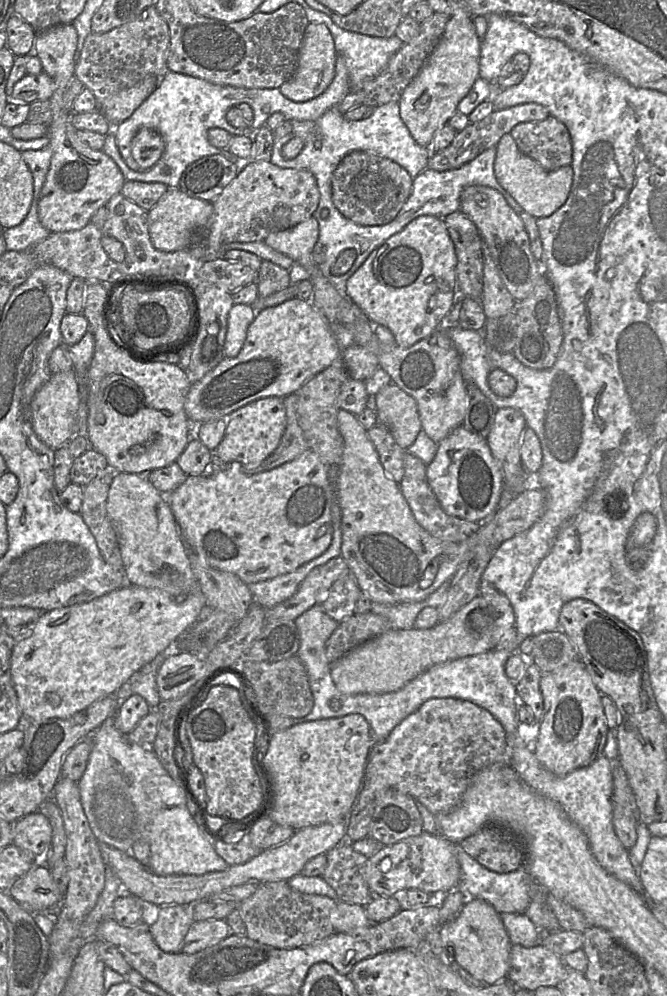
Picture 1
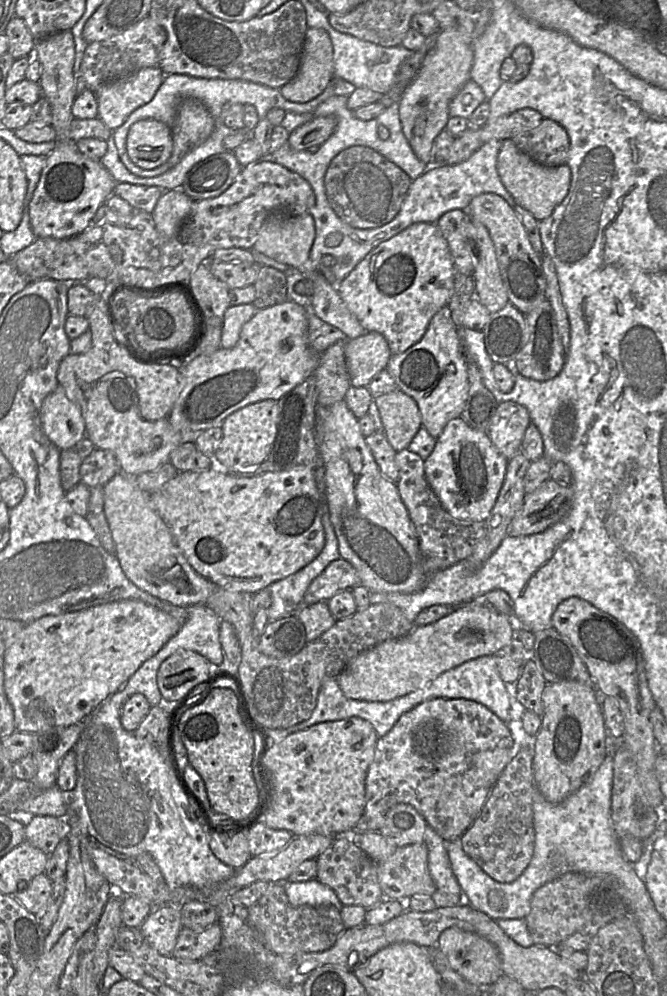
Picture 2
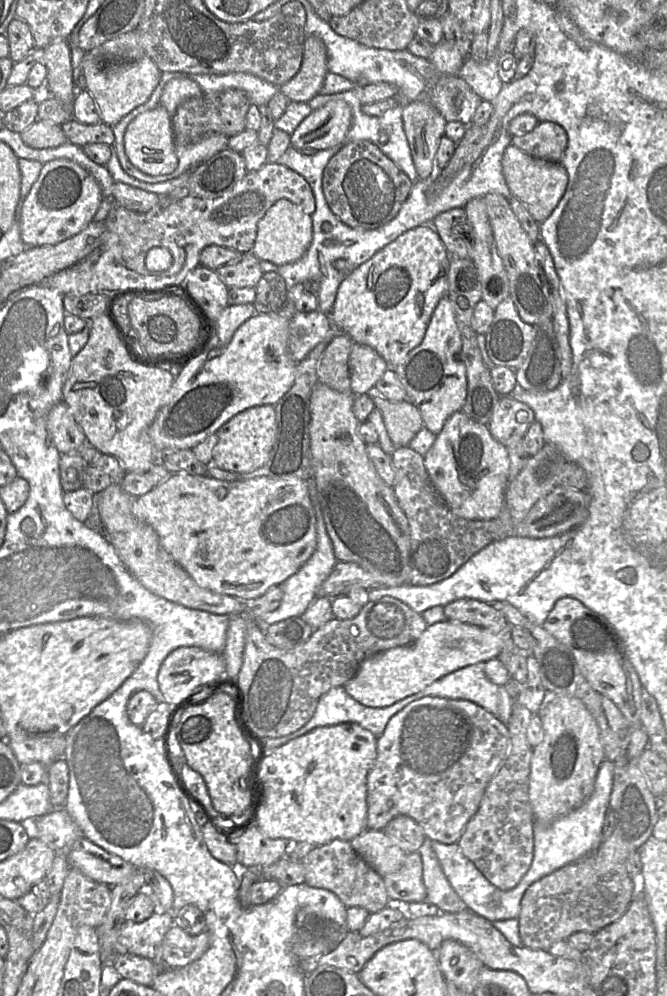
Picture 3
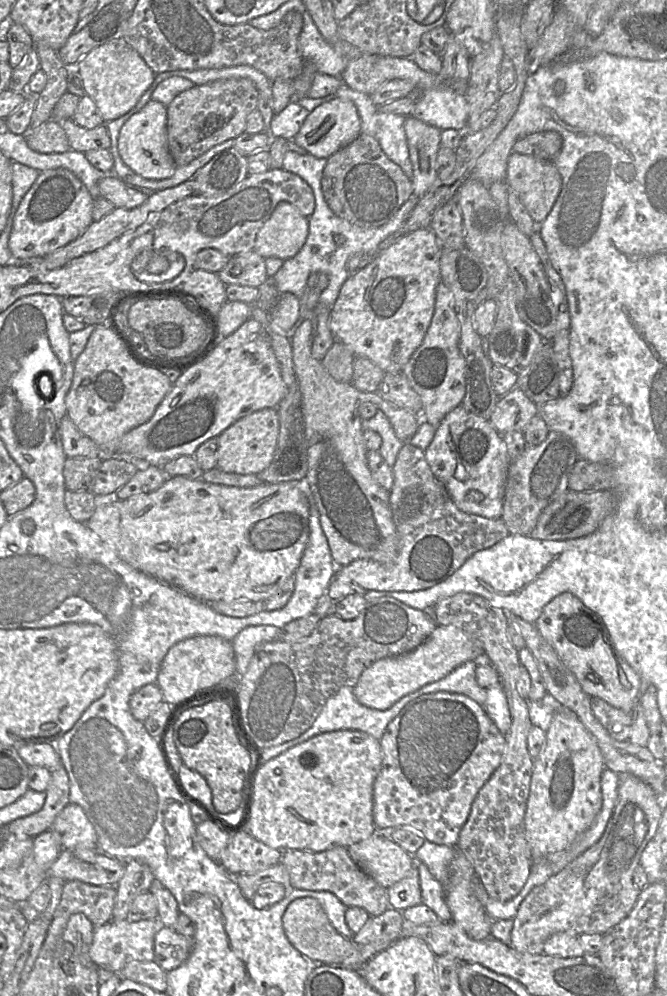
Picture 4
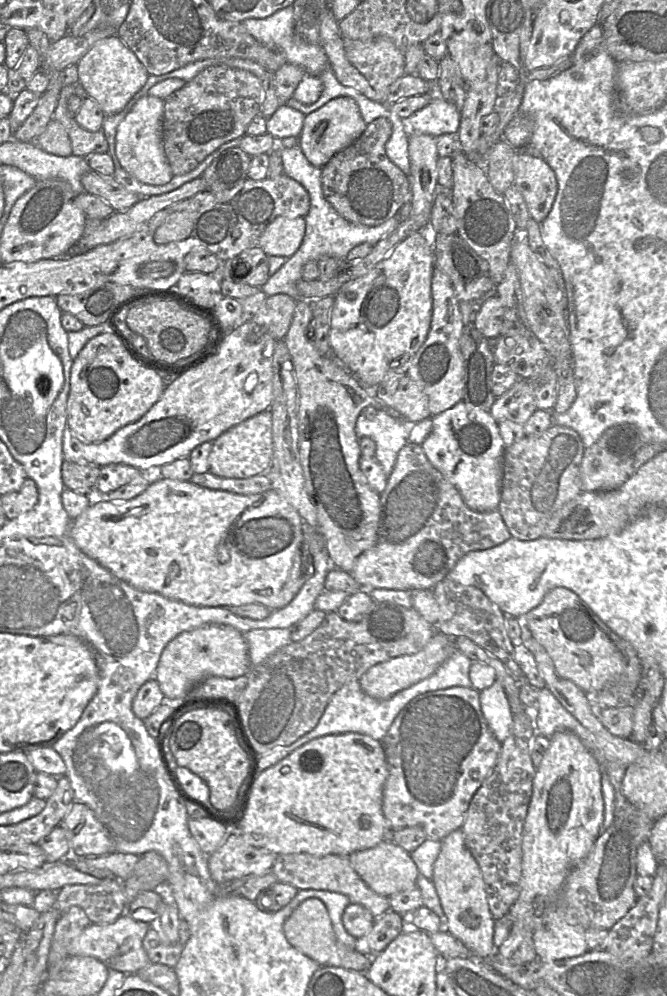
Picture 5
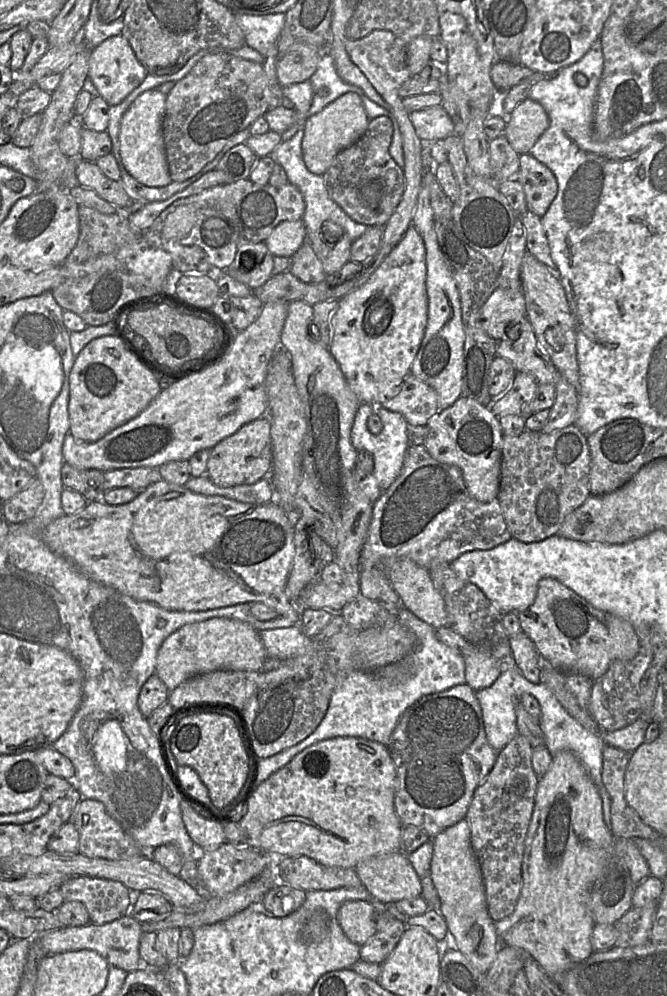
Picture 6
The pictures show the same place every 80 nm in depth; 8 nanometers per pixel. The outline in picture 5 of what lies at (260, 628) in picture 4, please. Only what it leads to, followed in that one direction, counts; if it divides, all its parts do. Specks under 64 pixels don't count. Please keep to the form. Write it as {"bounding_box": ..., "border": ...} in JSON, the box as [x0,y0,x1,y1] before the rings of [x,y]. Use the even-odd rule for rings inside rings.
{"bounding_box":[245,628,292,667],"border":[[[289,628],[254,629],[245,632],[251,667],[265,661],[279,648],[292,642]]]}

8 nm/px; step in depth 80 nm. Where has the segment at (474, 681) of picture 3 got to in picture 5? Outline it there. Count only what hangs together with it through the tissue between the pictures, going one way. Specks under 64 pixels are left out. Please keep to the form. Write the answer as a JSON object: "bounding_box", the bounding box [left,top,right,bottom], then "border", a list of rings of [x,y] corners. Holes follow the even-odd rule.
{"bounding_box":[399,648,472,704],"border":[[[455,648],[432,675],[399,692],[408,695],[408,704],[415,697],[430,691],[452,687],[471,688],[471,664],[472,660]]]}

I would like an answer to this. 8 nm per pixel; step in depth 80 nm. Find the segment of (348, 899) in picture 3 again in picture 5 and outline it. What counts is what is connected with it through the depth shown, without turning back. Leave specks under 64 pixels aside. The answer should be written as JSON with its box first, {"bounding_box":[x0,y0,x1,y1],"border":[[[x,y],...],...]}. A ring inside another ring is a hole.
{"bounding_box":[272,853,391,918],"border":[[[307,853],[283,854],[277,856],[272,872],[278,882],[290,884],[298,890],[326,890],[340,893],[349,898],[352,904],[360,904],[378,918],[391,910],[388,897],[372,891],[351,866],[349,857],[326,855],[322,857]]]}

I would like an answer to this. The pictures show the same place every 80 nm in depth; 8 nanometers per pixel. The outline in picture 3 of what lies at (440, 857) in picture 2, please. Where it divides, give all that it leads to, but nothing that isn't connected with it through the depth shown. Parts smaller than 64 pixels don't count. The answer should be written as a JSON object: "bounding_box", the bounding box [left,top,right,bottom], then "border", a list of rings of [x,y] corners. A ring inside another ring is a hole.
{"bounding_box":[418,837,466,913],"border":[[[426,837],[418,850],[422,857],[422,879],[426,888],[426,901],[437,906],[443,913],[459,912],[466,905],[444,875],[431,847],[431,841]]]}

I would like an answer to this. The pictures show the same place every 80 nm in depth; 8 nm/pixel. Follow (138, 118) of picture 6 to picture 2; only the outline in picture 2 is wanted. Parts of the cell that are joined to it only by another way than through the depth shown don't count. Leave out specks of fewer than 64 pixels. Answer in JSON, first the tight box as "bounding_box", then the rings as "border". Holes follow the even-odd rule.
{"bounding_box":[126,119,172,170],"border":[[[155,119],[137,121],[128,131],[126,147],[135,165],[145,170],[155,169],[167,162],[172,155],[171,129]]]}

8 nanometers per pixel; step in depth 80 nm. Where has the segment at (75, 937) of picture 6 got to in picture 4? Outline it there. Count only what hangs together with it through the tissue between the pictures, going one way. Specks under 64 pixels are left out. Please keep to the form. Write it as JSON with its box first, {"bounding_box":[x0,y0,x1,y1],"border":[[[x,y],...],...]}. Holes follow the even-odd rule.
{"bounding_box":[89,918,163,974],"border":[[[159,918],[138,922],[111,920],[109,923],[94,928],[93,942],[89,951],[90,958],[100,969],[116,974],[120,973],[131,961],[154,961],[155,935],[163,927]]]}

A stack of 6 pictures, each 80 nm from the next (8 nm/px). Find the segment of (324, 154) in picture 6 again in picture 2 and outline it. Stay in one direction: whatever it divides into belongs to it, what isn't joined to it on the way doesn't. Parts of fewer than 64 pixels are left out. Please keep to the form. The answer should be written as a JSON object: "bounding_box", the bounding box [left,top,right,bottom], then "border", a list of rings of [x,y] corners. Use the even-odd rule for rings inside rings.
{"bounding_box":[288,116,337,151],"border":[[[334,116],[314,118],[293,130],[288,142],[296,151],[321,146],[333,134],[336,126],[337,120]]]}

